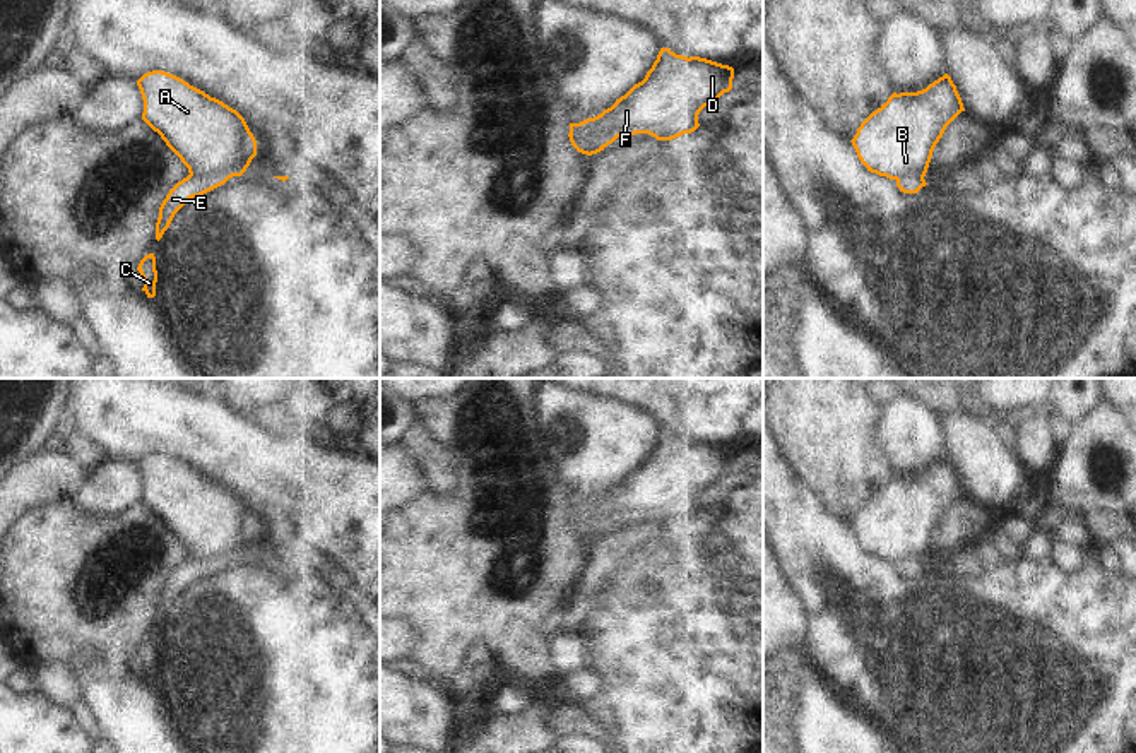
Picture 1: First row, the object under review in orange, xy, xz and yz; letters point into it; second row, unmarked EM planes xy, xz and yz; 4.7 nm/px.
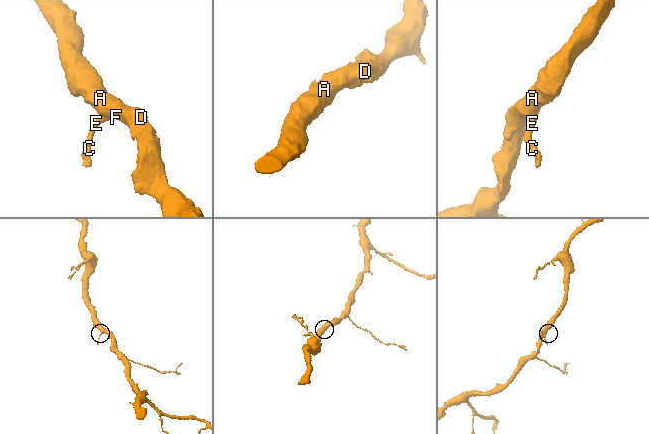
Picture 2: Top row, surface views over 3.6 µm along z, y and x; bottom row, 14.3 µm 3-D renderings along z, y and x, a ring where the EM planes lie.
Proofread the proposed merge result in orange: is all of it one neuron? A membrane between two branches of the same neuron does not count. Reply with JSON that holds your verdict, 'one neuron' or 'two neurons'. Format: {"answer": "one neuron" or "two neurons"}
{"answer": "two neurons"}

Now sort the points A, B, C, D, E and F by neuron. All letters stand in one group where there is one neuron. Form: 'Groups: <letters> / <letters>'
Groups: A B D F / C E.

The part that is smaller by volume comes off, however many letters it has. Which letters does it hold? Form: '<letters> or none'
C, E

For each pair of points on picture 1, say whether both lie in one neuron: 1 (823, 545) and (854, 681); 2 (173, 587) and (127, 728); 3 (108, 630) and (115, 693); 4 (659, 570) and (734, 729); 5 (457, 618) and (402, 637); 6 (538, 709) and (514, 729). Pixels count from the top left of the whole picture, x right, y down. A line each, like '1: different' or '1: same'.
1: same
2: different
3: different
4: same
5: different
6: same

